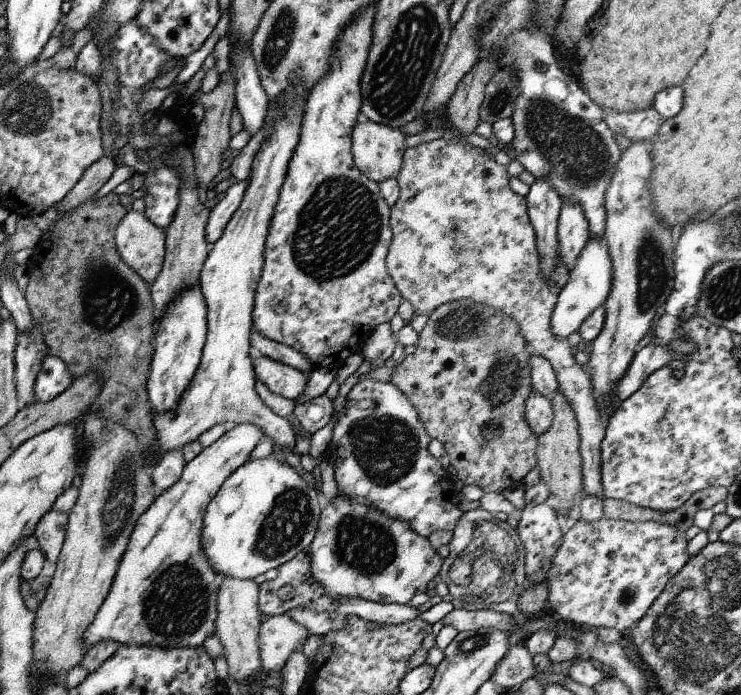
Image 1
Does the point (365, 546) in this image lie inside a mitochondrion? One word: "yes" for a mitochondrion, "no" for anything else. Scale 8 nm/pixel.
yes

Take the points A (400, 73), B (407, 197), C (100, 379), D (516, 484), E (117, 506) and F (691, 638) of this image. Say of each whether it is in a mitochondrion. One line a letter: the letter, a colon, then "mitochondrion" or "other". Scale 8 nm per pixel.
A: mitochondrion
B: other
C: other
D: other
E: mitochondrion
F: mitochondrion

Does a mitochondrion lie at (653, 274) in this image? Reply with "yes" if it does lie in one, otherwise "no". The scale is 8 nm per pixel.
yes

